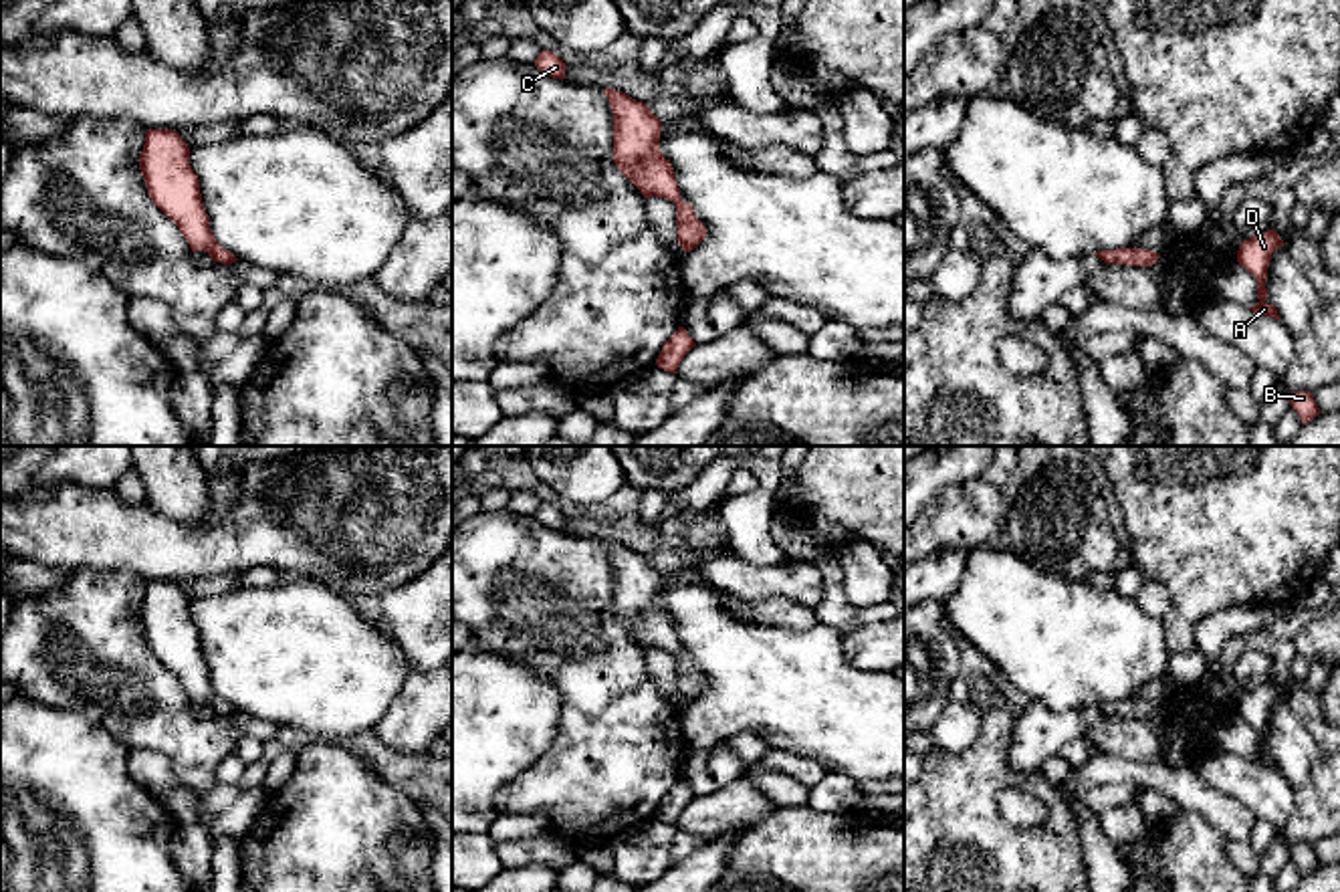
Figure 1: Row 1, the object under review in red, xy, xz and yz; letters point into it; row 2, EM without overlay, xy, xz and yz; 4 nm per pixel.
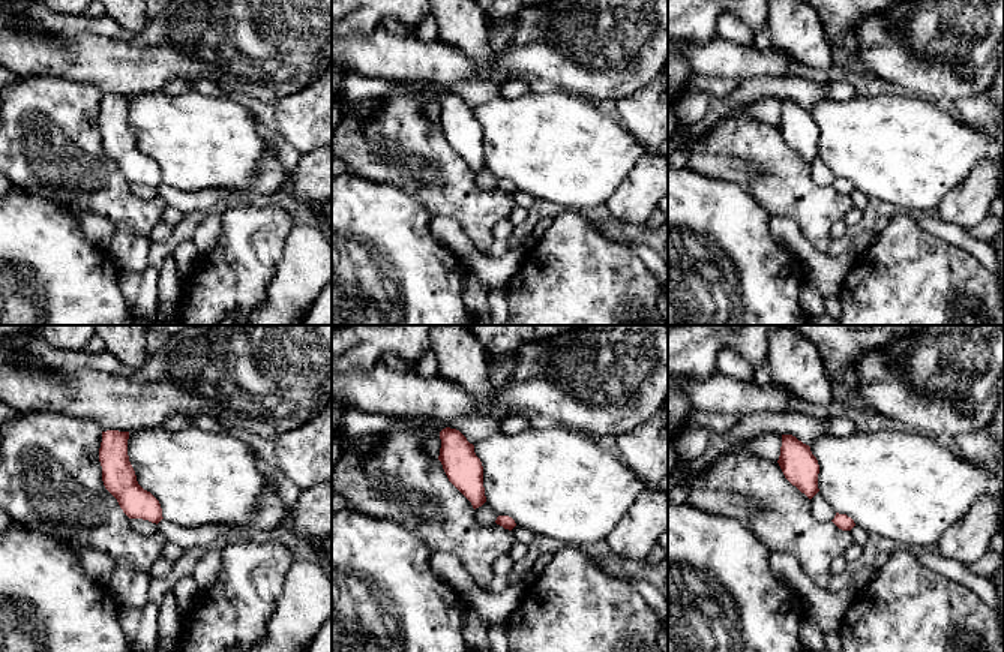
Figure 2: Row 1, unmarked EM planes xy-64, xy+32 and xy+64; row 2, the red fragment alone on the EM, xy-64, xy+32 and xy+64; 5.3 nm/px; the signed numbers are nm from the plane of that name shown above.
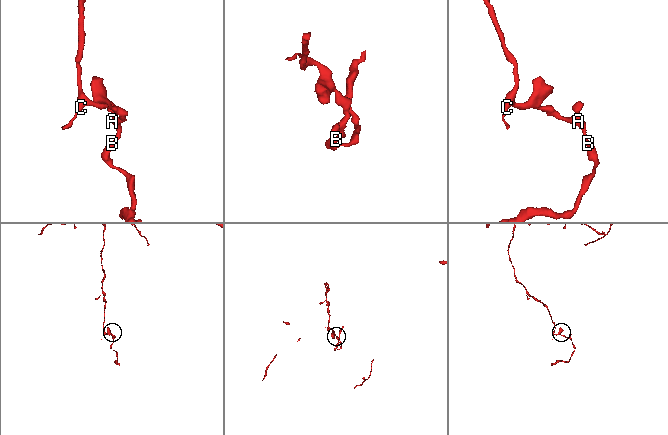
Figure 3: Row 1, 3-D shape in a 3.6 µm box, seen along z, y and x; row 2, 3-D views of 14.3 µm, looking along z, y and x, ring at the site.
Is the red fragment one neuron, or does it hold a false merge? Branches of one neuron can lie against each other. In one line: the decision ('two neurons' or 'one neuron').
two neurons

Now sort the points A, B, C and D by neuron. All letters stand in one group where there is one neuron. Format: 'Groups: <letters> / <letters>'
Groups: A B D / C

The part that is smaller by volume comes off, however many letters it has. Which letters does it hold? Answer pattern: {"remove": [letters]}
{"remove": ["A", "B", "D"]}

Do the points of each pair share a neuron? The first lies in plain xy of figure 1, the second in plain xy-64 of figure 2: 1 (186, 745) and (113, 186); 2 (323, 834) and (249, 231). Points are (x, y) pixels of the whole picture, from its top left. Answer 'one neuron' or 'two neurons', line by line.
1: one neuron
2: one neuron

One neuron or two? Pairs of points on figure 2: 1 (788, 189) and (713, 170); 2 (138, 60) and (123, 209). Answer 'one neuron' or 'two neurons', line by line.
1: one neuron
2: two neurons

